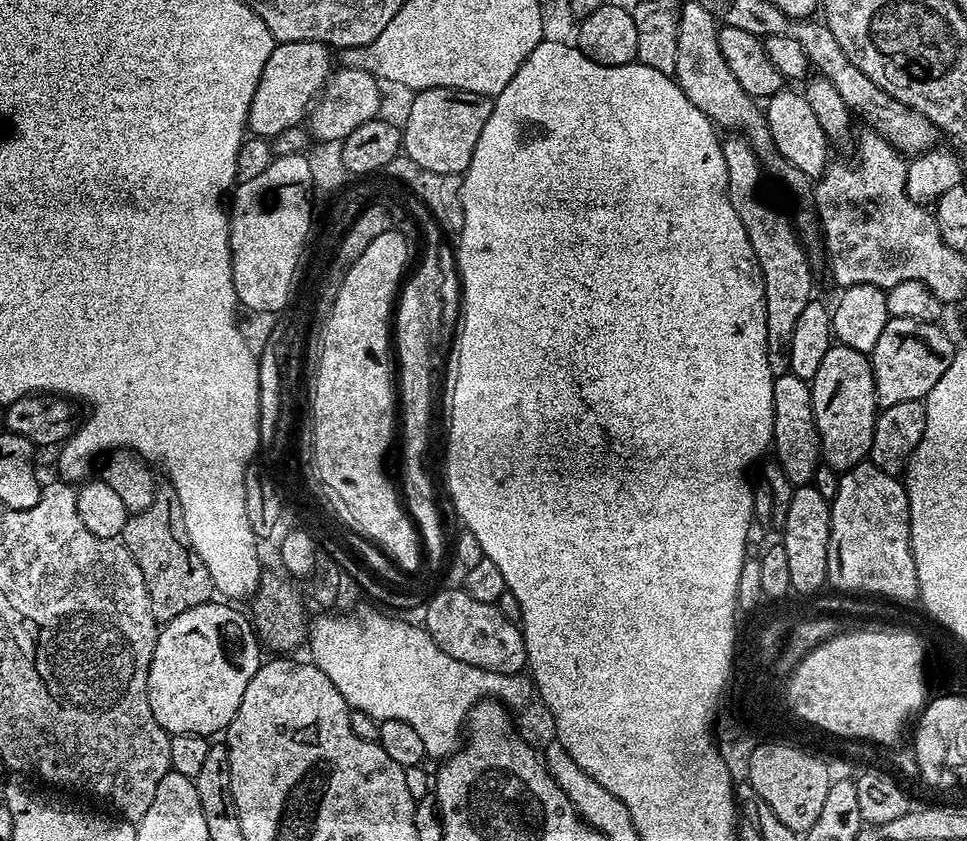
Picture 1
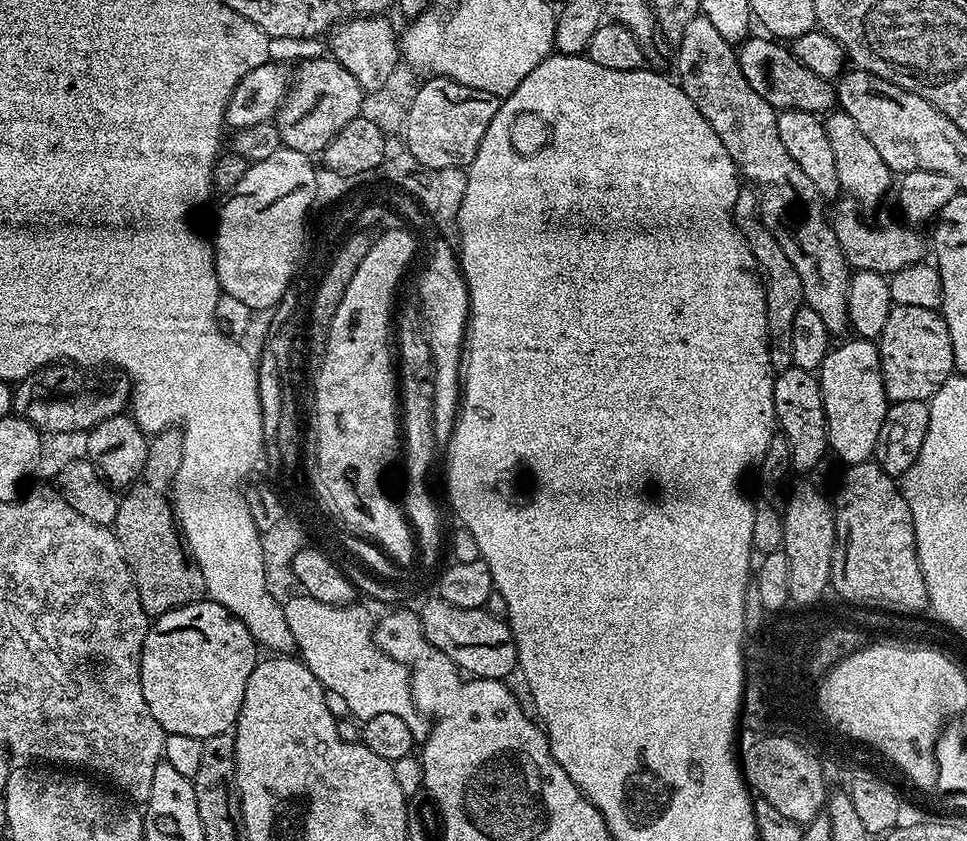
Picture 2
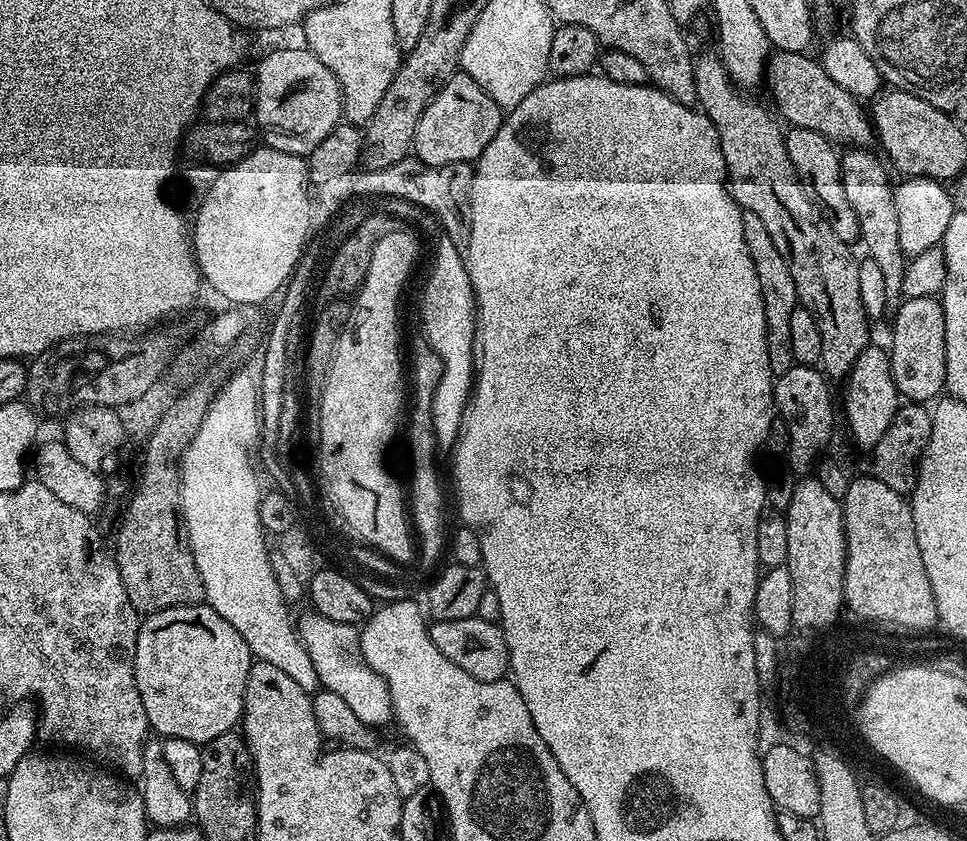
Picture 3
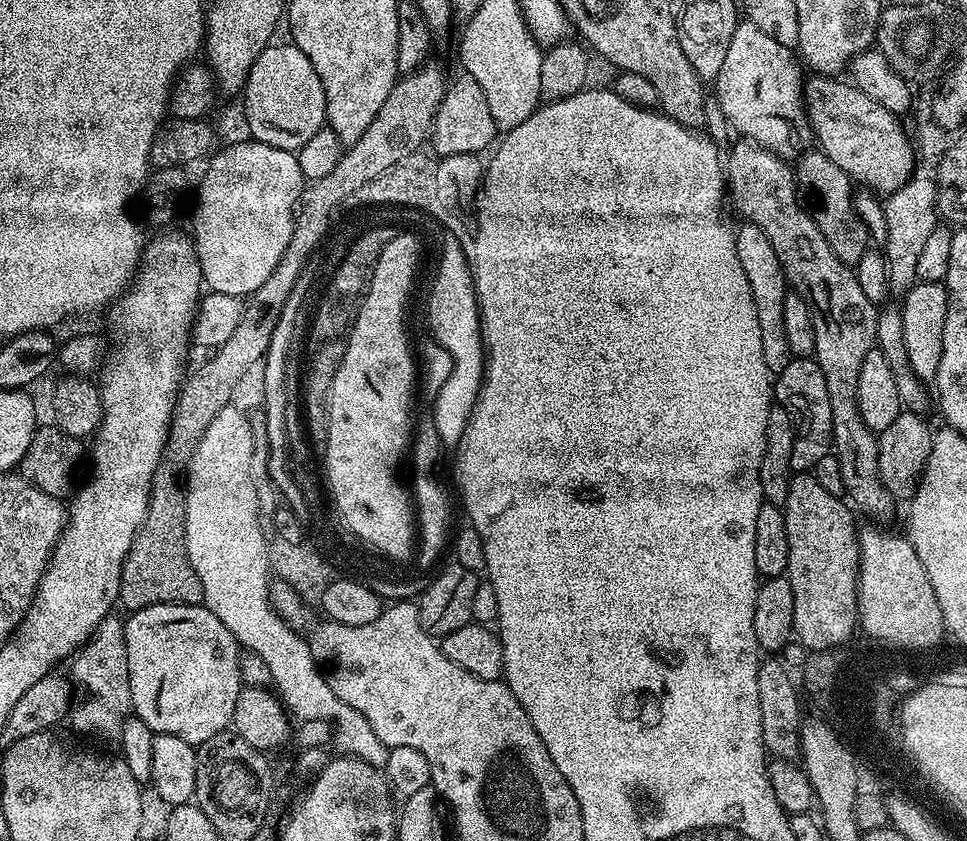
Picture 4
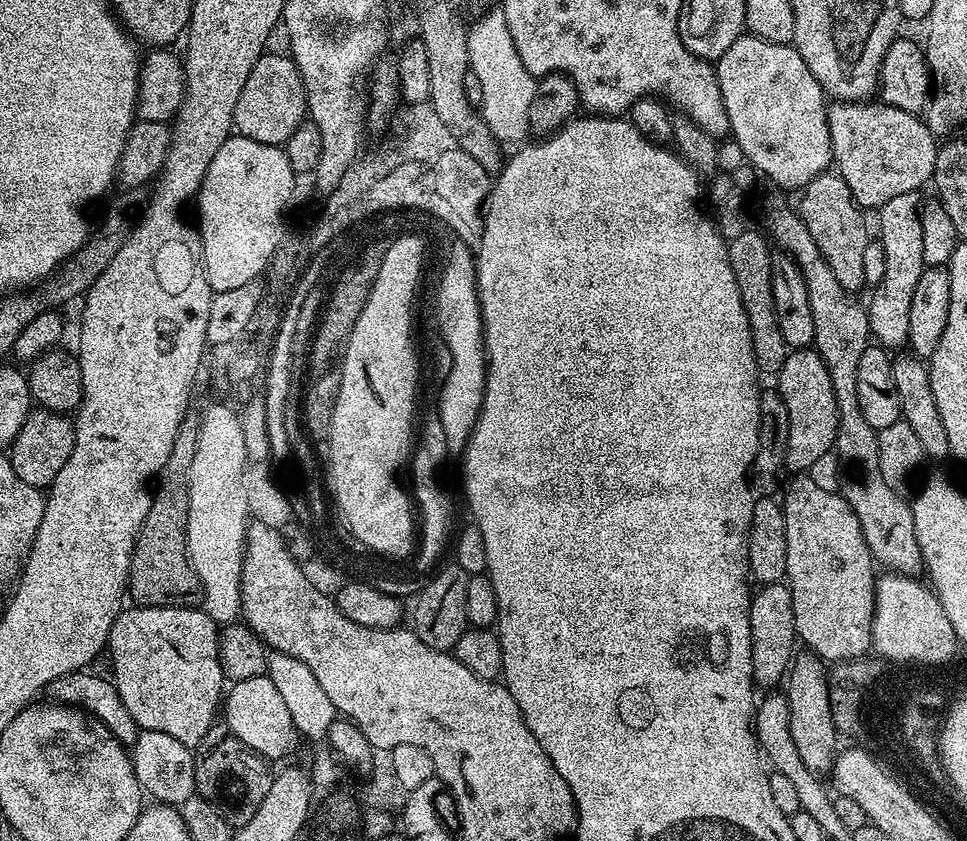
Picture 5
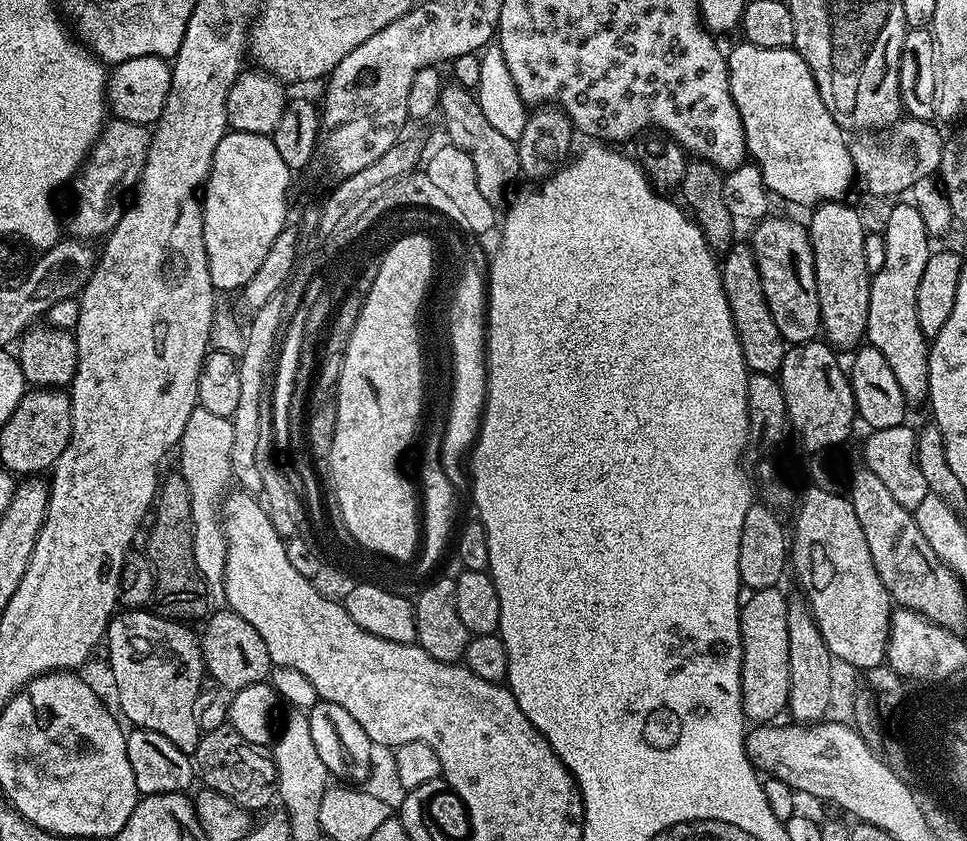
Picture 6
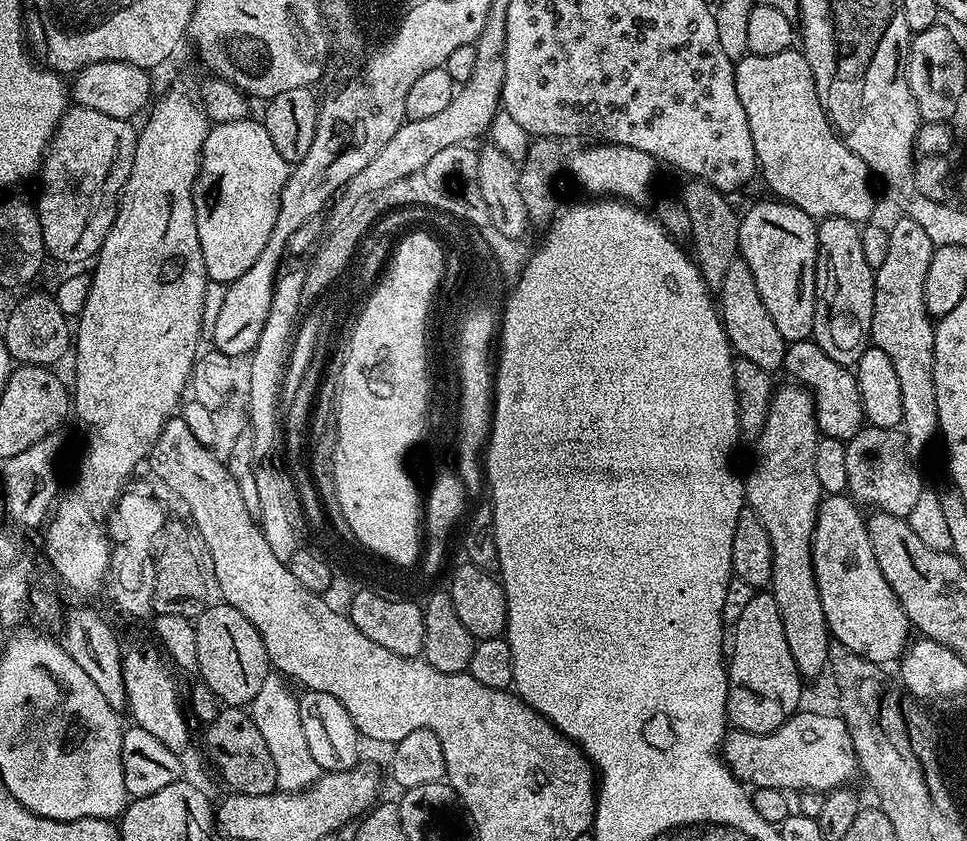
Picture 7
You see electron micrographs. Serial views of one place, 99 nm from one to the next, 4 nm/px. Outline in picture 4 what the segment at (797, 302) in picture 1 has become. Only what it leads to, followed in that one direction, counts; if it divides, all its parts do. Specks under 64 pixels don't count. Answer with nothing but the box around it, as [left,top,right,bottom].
[736,222,794,374]

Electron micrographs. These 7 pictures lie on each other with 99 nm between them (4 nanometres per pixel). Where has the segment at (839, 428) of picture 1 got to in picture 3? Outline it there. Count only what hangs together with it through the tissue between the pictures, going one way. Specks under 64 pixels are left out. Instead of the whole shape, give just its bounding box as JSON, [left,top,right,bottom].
[844,346,902,450]

